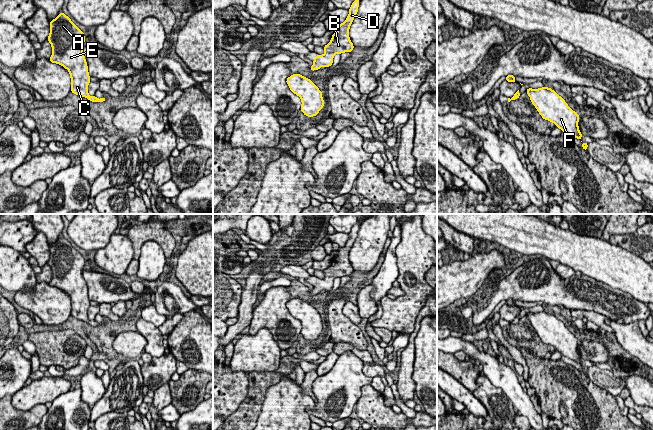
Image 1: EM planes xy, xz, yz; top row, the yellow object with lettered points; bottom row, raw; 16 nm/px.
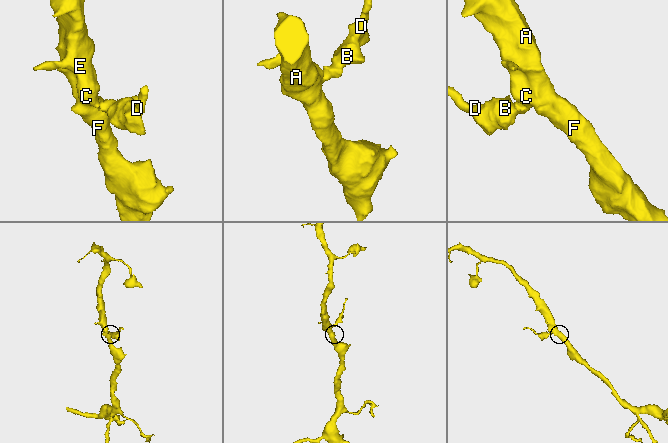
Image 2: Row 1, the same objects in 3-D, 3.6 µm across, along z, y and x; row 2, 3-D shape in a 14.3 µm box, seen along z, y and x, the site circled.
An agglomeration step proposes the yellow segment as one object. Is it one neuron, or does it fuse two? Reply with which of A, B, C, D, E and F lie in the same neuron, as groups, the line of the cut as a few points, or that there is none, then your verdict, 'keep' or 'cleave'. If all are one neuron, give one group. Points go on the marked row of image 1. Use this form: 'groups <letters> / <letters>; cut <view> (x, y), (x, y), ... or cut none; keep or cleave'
groups A B C D E F; cut none; keep

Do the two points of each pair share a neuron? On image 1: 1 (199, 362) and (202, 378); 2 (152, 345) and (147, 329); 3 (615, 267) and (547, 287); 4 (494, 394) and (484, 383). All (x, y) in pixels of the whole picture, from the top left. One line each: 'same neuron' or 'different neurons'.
1: different neurons
2: same neuron
3: different neurons
4: same neuron

